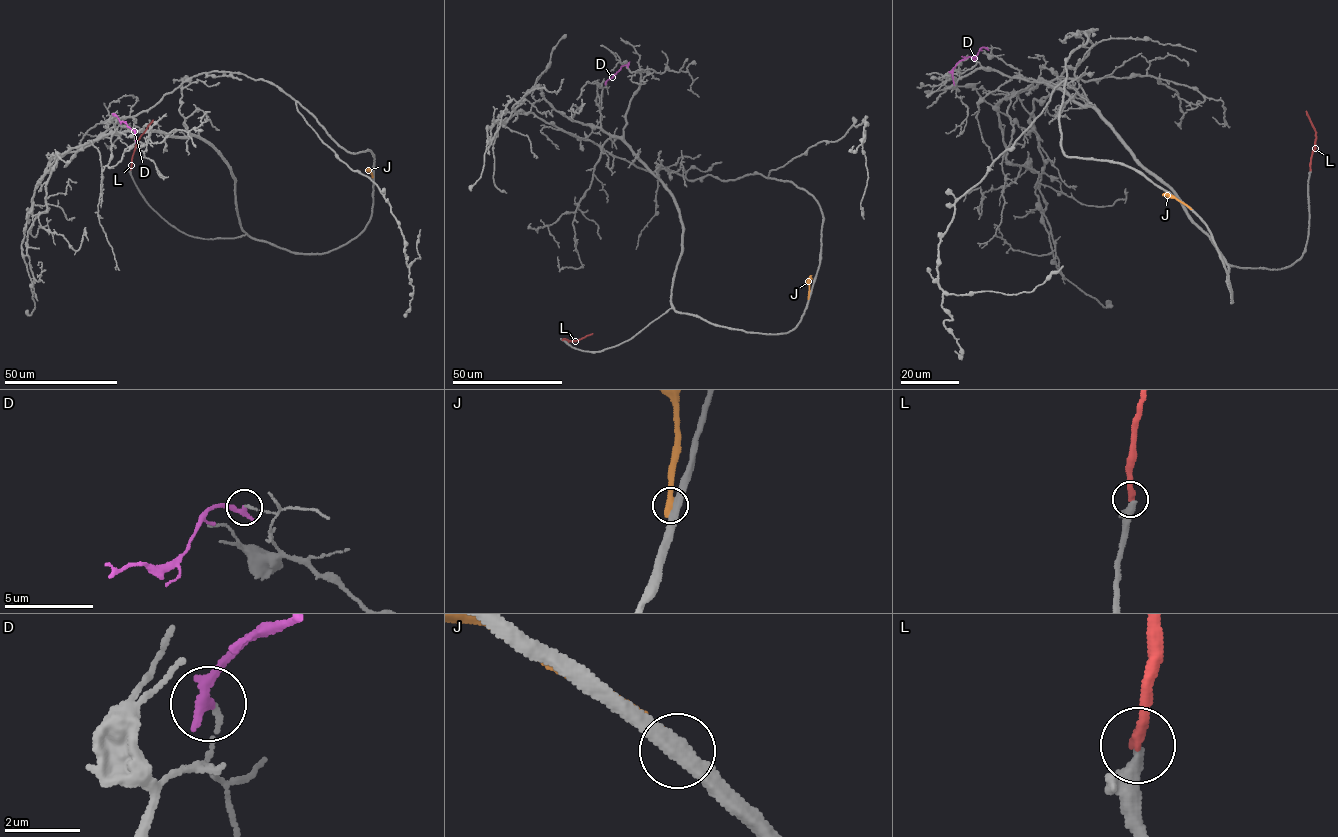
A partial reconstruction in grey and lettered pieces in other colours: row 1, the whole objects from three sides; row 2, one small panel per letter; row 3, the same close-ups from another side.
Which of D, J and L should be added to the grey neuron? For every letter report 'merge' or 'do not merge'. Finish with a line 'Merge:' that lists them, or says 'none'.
D: do not merge
J: do not merge
L: merge
Merge: L

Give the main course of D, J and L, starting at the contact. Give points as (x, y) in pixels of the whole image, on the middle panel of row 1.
D: (606, 83), (621, 66), (628, 64), (628, 67)
J: (808, 297), (811, 275)
L: (562, 339), (578, 340), (592, 333)

